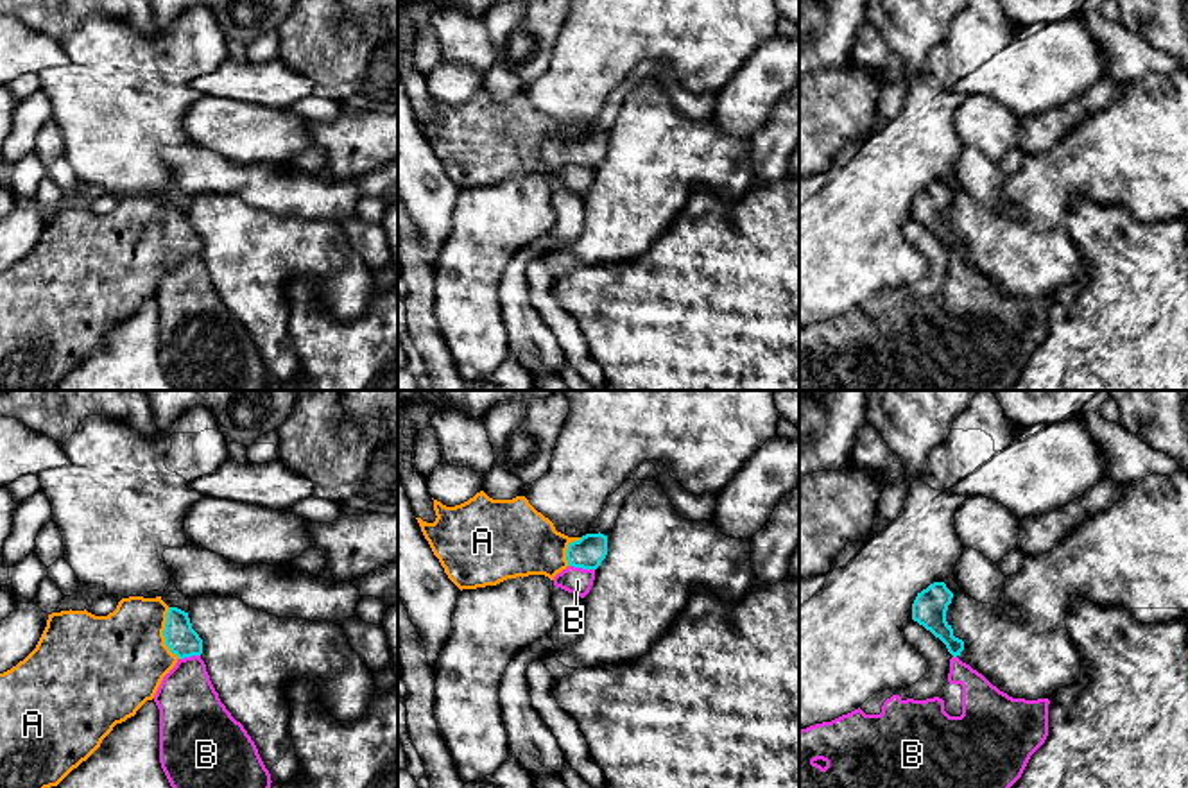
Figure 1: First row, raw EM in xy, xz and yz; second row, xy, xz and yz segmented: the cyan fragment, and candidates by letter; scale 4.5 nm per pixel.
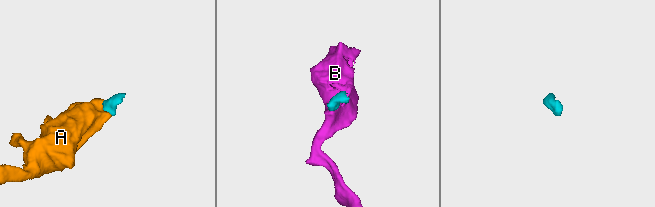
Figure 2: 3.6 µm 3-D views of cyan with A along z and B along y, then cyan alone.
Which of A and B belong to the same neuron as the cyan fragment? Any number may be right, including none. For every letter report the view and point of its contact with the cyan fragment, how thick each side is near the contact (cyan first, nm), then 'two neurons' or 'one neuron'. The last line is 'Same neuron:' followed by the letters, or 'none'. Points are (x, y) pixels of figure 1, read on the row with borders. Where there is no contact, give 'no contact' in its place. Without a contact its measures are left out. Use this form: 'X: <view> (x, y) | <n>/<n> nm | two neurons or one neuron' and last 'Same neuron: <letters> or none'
A: xy (163, 634) | 140/420 nm | one neuron
B: xz (581, 566) | 150/120 nm | two neurons
Same neuron: A

